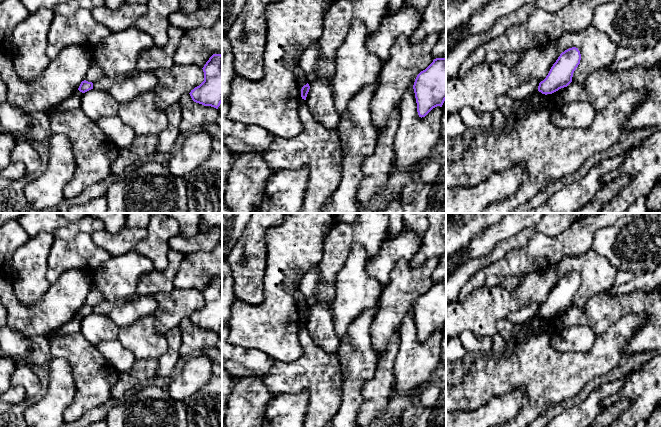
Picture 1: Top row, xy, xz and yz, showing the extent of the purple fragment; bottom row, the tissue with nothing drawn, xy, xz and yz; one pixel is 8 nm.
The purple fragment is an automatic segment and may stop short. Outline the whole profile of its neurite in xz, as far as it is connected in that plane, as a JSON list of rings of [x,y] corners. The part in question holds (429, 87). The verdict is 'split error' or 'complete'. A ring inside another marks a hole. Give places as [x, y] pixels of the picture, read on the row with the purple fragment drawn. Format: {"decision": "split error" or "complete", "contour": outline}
{"decision": "complete", "contour": [[[446,57],[436,58],[421,71],[413,85],[417,112],[425,117],[433,108],[442,107],[446,100]]]}

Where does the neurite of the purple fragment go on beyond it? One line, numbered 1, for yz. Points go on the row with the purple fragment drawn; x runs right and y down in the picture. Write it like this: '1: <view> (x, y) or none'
1: none

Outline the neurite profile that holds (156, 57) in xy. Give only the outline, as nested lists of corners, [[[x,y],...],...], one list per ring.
[[[169,26],[168,41],[162,46],[154,46],[141,52],[136,66],[137,71],[154,72],[157,69],[169,69],[174,64],[174,54],[180,44],[184,31],[180,28]]]

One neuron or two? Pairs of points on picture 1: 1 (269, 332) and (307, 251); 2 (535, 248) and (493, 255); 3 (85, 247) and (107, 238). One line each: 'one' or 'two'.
1: one
2: two
3: two

